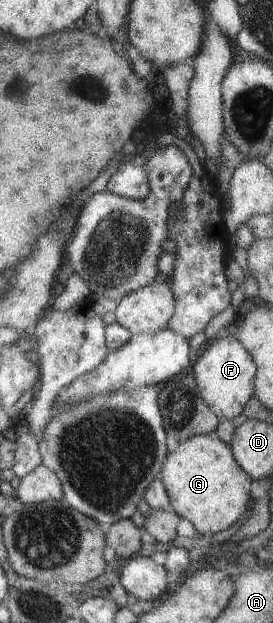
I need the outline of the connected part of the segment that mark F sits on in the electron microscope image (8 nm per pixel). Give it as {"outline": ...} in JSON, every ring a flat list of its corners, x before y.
{"outline":[[229,336,209,341,192,363,190,371,195,376,200,396,220,421,239,422,243,418,245,406,254,397,256,365,238,339]]}

